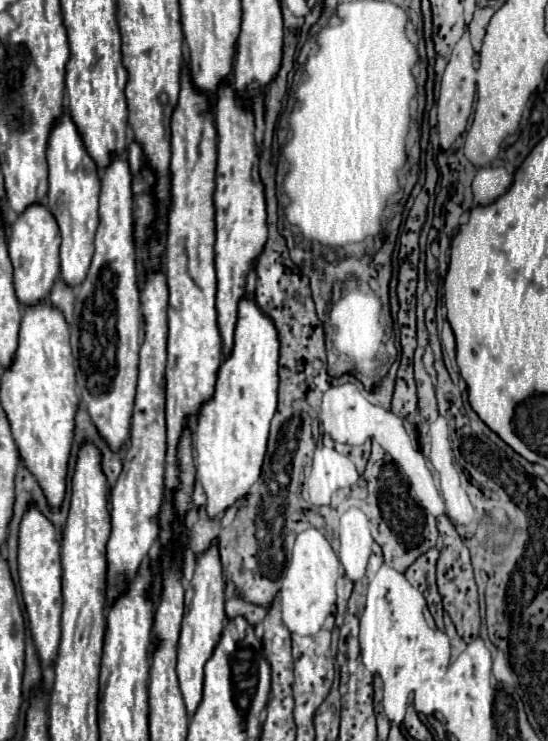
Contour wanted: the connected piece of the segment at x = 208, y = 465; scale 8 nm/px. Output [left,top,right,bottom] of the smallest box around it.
[193,295,279,517]

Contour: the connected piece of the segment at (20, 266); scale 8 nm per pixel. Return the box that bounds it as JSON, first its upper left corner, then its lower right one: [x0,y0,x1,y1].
[7,205,59,307]

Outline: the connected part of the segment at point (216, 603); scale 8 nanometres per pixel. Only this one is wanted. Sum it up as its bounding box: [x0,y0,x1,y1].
[177,539,225,715]

